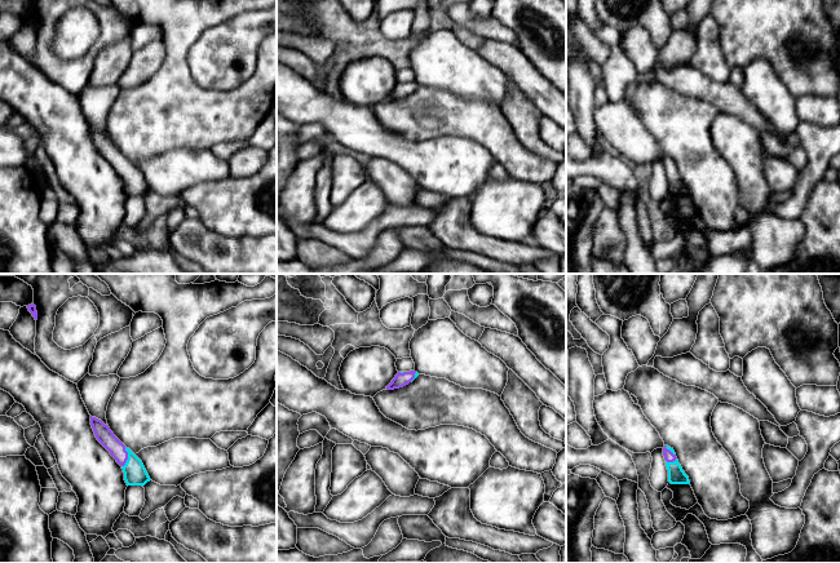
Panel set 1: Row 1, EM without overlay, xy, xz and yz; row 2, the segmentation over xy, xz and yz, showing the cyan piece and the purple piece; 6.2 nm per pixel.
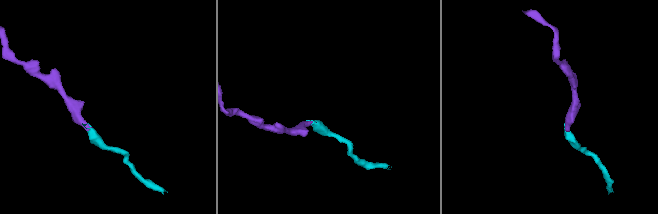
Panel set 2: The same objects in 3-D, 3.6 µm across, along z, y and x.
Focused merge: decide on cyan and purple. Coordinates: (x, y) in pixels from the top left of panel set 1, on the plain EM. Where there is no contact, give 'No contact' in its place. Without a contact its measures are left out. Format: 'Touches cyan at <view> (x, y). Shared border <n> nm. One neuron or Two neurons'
Touches cyan at xy (128, 168). Shared border 130 nm. One neuron

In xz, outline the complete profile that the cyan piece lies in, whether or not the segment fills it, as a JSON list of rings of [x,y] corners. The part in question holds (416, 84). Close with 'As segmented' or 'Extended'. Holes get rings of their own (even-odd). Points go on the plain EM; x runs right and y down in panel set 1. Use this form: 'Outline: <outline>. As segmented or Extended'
Outline: [[[410,81],[410,83],[398,83],[395,88],[392,90],[392,93],[386,97],[386,101],[394,101],[403,98],[412,93],[419,87],[417,83]]]. Extended

